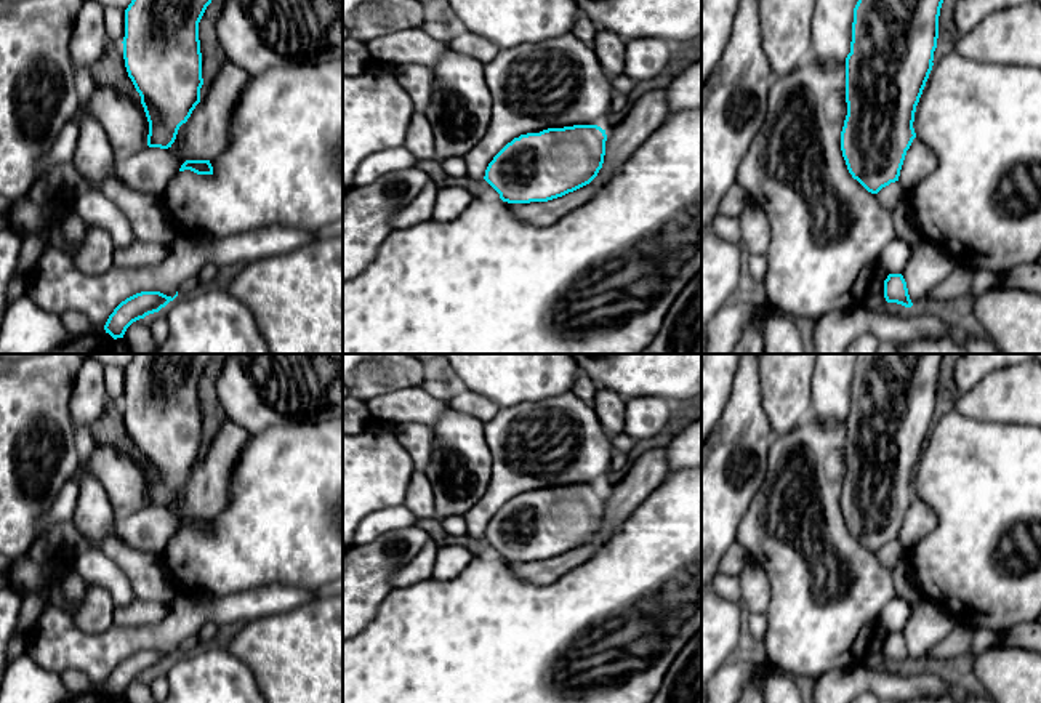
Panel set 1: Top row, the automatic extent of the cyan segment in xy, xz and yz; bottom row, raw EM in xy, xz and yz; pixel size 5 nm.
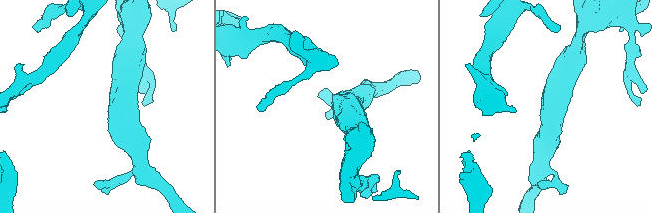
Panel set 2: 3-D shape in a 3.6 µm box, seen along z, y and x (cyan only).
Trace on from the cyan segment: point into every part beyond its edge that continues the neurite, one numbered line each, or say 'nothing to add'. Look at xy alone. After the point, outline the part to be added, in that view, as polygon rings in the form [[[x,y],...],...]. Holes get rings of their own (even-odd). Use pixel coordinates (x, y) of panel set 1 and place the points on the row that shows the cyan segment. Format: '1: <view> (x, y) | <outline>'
nothing to add

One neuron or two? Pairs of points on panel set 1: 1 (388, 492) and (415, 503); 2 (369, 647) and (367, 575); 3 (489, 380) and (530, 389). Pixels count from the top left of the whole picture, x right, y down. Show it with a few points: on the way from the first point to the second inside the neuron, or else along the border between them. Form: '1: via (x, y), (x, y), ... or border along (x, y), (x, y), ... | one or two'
1: border along (415, 470), (402, 503) | two
2: border along (389, 591), (377, 615), (359, 633) | two
3: via (498, 380), (521, 380) | one

